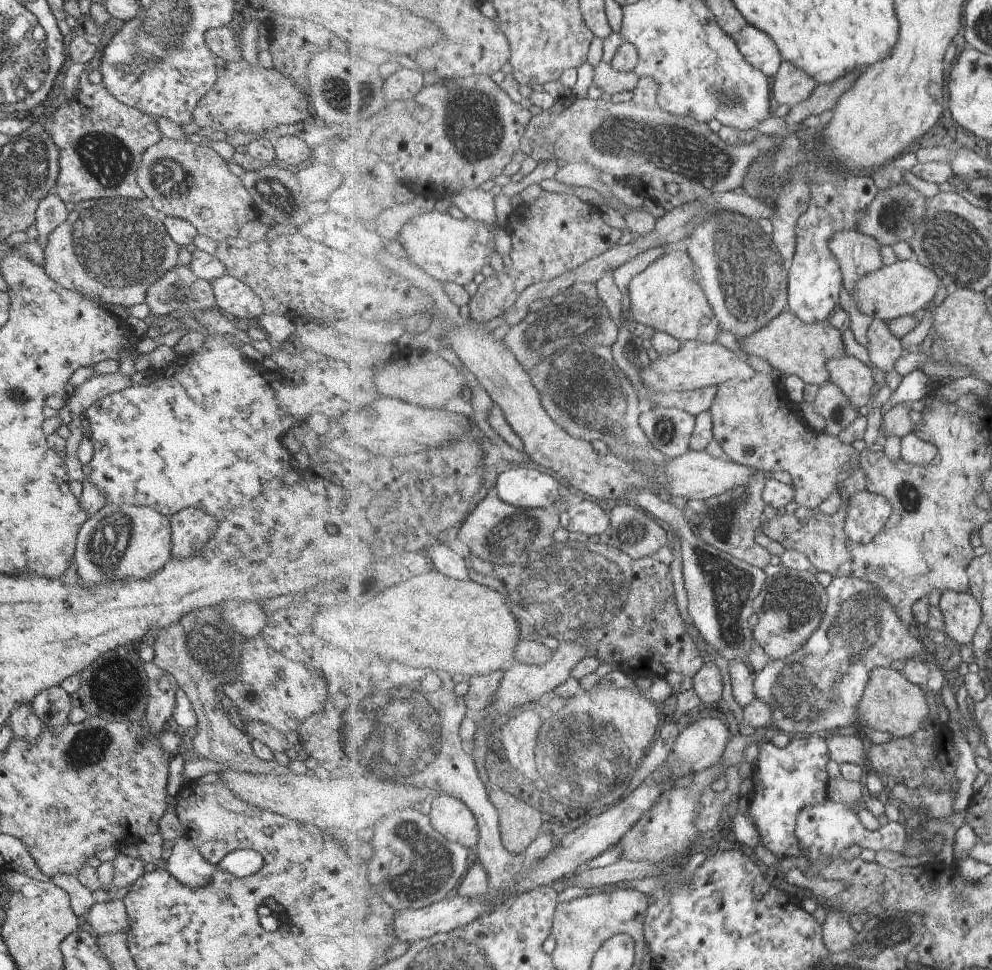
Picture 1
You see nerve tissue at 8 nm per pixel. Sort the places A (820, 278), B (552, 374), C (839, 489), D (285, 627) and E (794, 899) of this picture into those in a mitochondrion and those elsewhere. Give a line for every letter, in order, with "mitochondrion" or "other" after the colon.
A: other
B: mitochondrion
C: other
D: other
E: other

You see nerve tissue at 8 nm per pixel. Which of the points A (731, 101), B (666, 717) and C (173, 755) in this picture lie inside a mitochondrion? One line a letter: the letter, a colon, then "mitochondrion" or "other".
A: mitochondrion
B: other
C: other

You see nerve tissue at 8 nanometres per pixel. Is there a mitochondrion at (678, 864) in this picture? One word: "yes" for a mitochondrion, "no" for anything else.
no

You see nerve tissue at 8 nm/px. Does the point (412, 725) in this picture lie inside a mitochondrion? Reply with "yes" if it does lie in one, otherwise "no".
yes

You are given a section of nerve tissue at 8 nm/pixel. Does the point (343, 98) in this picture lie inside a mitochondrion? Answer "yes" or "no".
yes

